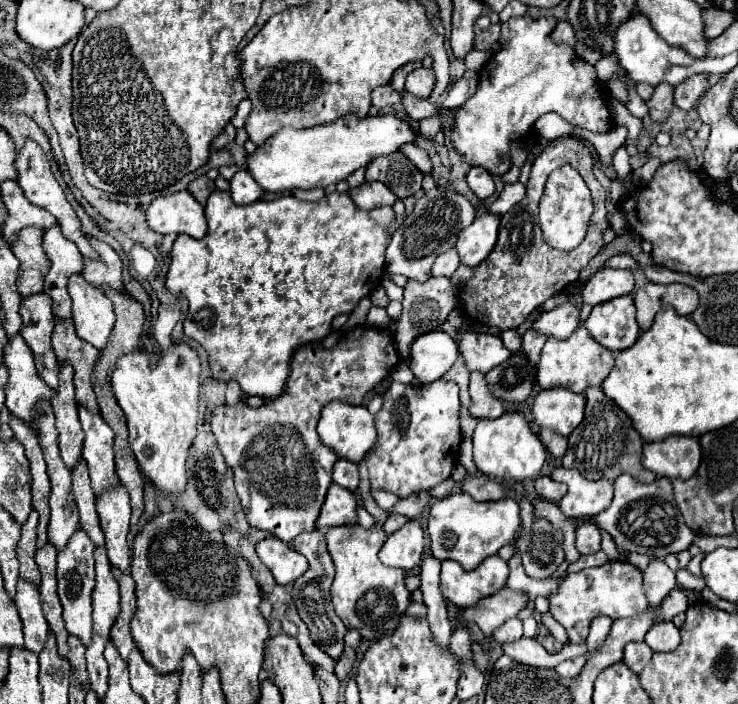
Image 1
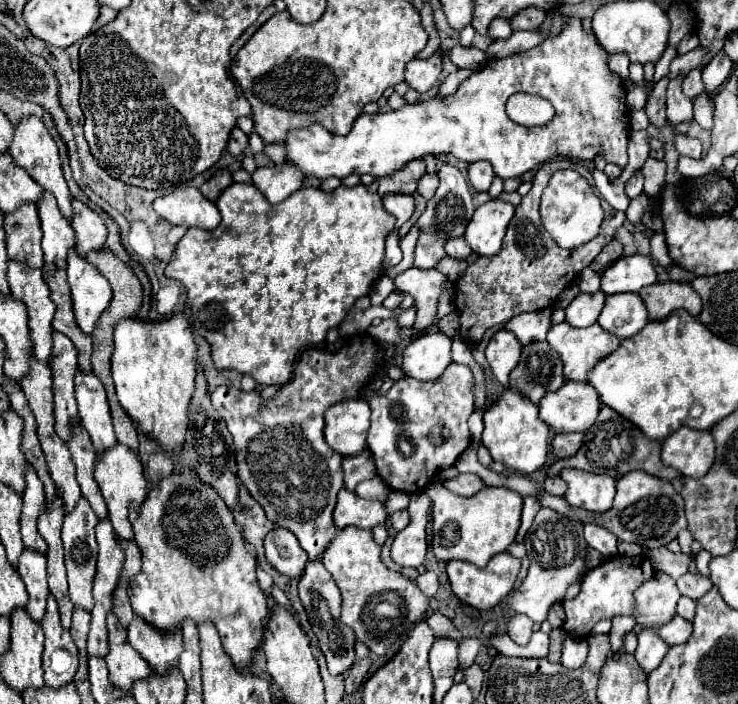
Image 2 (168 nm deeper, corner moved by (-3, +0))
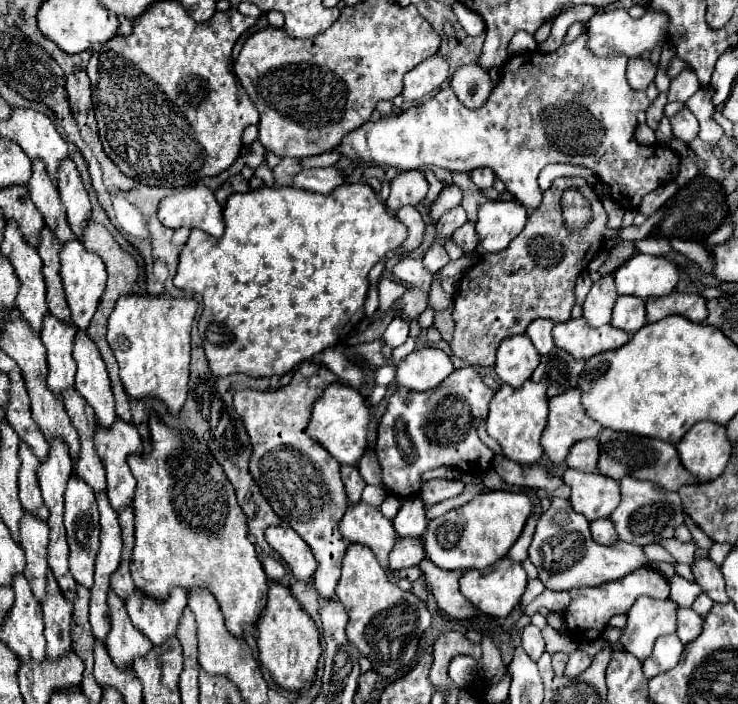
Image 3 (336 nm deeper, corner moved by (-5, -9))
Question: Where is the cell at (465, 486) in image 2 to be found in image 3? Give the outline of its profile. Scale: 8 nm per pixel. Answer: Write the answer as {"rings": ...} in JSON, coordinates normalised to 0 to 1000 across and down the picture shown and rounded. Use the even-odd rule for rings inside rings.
{"rings":[[[584,680],[573,686],[568,706],[576,717],[589,717],[608,706],[619,706],[627,697],[627,686],[622,680]]]}

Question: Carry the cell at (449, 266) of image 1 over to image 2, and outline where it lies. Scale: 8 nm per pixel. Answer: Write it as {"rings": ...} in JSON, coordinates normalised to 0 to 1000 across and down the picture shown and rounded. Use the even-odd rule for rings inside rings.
{"rings":[[[614,338],[603,347],[603,358],[606,364],[611,366],[619,366],[619,369],[633,369],[638,364],[638,352],[633,349],[633,344],[627,338]]]}

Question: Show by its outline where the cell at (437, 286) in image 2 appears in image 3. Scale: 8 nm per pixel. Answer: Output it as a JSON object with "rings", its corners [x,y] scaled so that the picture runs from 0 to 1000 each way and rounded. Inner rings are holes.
{"rings":[[[546,365],[535,379],[533,379],[533,391],[541,399],[549,399],[554,405],[562,405],[573,413],[581,413],[584,408],[584,388],[576,382],[570,368],[557,368],[557,365]]]}

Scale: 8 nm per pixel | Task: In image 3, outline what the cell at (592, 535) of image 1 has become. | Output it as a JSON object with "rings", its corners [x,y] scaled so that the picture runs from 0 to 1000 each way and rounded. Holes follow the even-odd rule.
{"rings":[[[809,737],[801,743],[801,760],[814,774],[831,774],[836,768],[833,746],[825,737]]]}

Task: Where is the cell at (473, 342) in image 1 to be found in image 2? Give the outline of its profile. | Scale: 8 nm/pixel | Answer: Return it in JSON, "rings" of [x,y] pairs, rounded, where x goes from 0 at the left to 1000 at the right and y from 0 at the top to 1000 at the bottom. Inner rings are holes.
{"rings":[[[676,469],[660,489],[657,497],[660,514],[665,520],[665,528],[671,531],[671,537],[687,548],[690,540],[690,528],[698,523],[698,517],[703,514],[706,506],[706,489],[701,486],[701,480],[687,472],[687,469]]]}

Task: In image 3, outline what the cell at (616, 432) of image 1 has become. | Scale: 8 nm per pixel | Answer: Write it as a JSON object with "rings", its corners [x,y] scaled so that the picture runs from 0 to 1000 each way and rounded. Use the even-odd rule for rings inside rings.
{"rings":[[[817,609],[814,621],[812,621],[812,632],[814,632],[814,649],[812,649],[809,669],[833,683],[852,675],[860,680],[877,680],[901,697],[920,697],[920,692],[944,683],[944,678],[939,678],[923,661],[923,652],[917,652],[915,632],[907,632],[896,624],[877,624],[877,621],[866,621],[866,618],[855,618],[855,615]]]}

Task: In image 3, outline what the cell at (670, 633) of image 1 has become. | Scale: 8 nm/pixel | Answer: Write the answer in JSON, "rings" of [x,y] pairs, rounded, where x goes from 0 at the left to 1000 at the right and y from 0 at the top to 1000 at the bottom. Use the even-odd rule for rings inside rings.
{"rings":[[[917,865],[917,902],[925,913],[939,911],[953,893],[953,876],[939,871],[939,865]]]}

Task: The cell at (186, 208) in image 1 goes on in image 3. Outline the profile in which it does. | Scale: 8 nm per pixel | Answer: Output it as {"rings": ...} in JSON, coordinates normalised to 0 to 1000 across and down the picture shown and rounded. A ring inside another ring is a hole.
{"rings":[[[264,263],[245,268],[215,286],[215,314],[224,322],[275,325],[289,337],[302,334],[302,294],[294,288],[289,268]]]}

